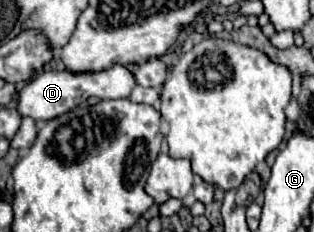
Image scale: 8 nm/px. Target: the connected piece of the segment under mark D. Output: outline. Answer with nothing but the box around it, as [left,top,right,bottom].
[17,64,137,120]

